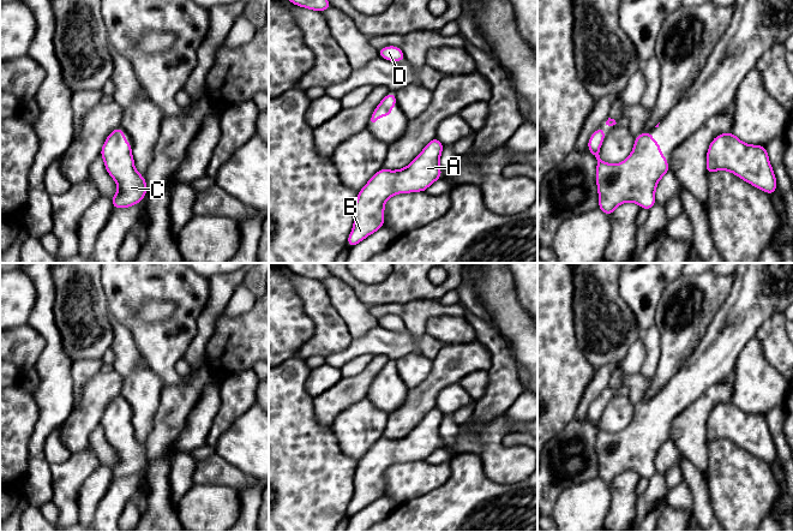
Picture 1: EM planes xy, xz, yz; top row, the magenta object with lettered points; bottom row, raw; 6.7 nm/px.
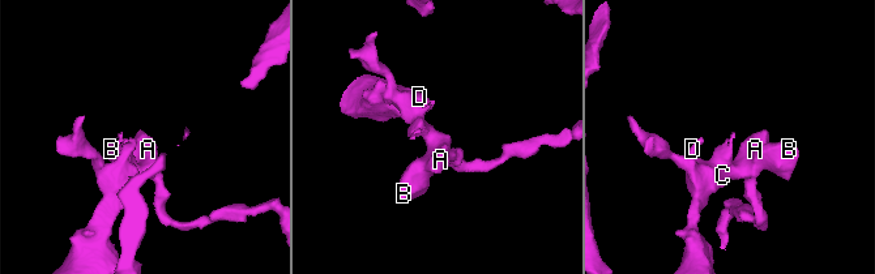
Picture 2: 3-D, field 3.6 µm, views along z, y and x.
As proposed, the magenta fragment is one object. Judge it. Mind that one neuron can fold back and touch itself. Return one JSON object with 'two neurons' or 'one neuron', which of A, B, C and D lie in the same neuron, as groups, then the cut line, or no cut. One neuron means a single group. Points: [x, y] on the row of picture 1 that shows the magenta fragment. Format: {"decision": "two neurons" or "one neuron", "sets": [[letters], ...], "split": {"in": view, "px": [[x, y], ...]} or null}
{"decision": "one neuron", "sets": [["A", "B", "C", "D"]], "split": null}

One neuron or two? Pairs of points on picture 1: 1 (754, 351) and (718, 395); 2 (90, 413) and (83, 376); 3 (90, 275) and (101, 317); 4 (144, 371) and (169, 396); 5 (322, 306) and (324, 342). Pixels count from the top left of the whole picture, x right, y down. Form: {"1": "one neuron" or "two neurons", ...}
{"1": "two neurons", "2": "two neurons", "3": "one neuron", "4": "two neurons", "5": "one neuron"}

